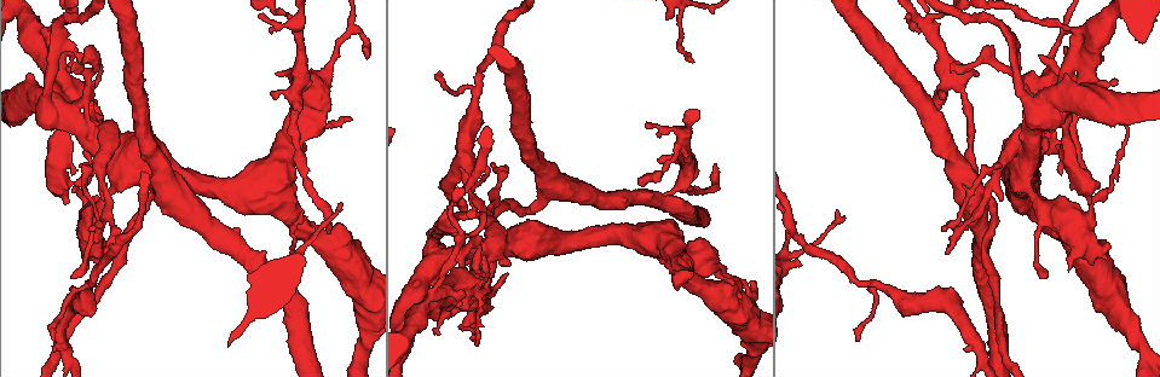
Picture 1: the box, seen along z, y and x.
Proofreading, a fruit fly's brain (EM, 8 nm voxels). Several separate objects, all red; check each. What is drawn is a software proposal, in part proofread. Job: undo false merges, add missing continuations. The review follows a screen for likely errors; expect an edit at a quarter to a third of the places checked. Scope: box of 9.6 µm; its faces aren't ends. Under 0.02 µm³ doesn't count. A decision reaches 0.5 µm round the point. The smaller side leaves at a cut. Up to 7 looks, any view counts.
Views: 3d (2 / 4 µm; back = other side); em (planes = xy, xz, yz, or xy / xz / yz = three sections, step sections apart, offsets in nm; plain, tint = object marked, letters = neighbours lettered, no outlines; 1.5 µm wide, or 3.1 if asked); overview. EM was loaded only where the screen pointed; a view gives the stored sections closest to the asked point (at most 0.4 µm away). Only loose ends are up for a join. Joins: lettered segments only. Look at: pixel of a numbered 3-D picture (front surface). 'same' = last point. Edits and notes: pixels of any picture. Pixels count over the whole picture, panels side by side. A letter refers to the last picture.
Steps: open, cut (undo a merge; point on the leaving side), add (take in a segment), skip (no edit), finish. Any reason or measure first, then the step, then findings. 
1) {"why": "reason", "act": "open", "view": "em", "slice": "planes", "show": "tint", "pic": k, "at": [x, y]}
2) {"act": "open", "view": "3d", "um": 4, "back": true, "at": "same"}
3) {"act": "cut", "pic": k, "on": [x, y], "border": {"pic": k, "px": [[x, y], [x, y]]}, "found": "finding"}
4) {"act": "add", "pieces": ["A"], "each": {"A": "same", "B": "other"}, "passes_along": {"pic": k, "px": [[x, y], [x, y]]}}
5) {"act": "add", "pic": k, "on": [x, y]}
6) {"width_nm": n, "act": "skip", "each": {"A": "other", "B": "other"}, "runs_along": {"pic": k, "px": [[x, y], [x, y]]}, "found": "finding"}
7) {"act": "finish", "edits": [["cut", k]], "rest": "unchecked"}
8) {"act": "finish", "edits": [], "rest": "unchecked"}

{"why": "thin end", "act": "open", "view": "em", "slice": "planes", "show": "letters", "pic": 1, "at": [443, 74]}

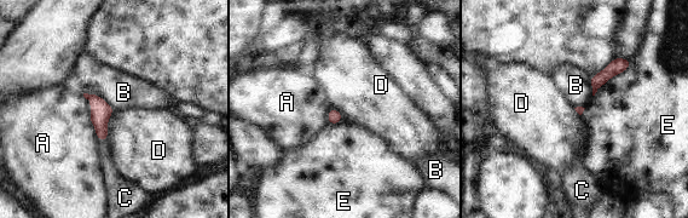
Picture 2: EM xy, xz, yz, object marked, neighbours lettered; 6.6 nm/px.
{"act": "add", "pieces": ["C"], "each": {"A": "other", "B": "other", "C": "same", "D": "other", "E": "other"}, "passes_along": {"pic": 2, "px": [[100, 110], [104, 141], [110, 177]]}, "found": "the cell continues"}

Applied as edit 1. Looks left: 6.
{"act": "open", "view": "3d", "um": 2, "pic": 1, "at": [946, 231]}

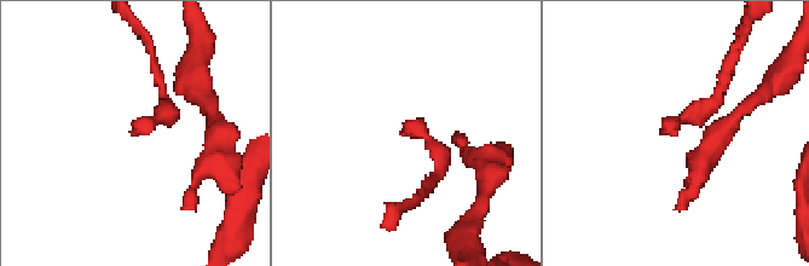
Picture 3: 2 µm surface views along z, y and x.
{"why": "need the tissue", "act": "open", "view": "em", "slice": "planes", "show": "letters", "pic": 3, "at": [400, 132]}

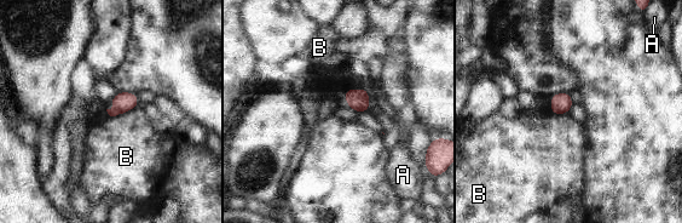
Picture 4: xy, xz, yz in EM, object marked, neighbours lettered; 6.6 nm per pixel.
{"act": "skip", "each": {"A": "other", "B": "other"}, "border": {"pic": 4, "px": [[136, 107], [110, 116]]}, "found": "no lettered segment goes on from it"}

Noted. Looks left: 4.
{"why": "thick end", "act": "open", "view": "em", "slice": "planes", "show": "letters", "pic": 1, "at": [505, 261]}

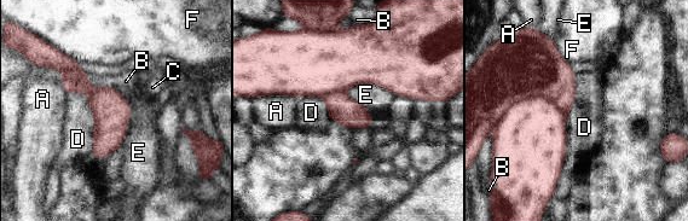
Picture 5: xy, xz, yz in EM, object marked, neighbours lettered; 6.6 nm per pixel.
{"act": "cut", "pic": 5, "on": [525, 64], "each": {"A": "other", "B": "other", "C": "other", "D": "other", "E": "other", "F": "other"}, "border": {"pic": 5, "px": [[502, 115], [542, 97], [565, 116]]}, "found": "a second cell is stuck on"}

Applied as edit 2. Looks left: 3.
{"act": "finish", "edits": [["add", 2], ["cut", 5]], "rest": "unchecked"}

